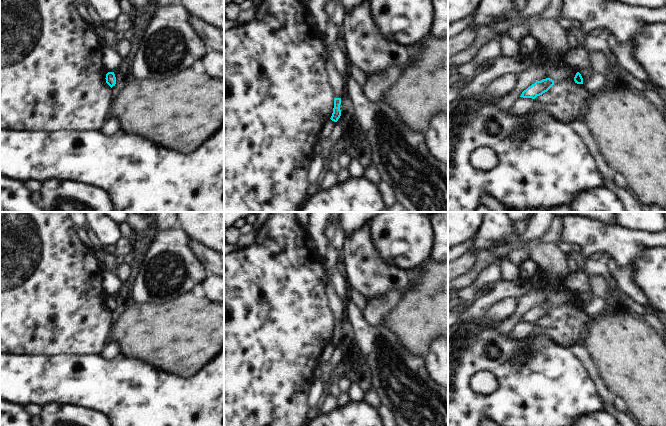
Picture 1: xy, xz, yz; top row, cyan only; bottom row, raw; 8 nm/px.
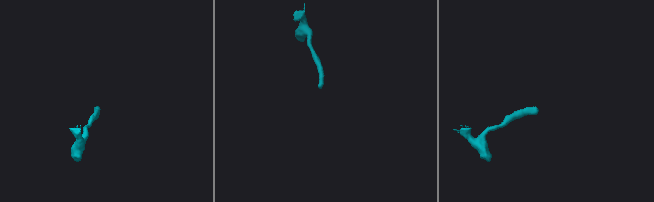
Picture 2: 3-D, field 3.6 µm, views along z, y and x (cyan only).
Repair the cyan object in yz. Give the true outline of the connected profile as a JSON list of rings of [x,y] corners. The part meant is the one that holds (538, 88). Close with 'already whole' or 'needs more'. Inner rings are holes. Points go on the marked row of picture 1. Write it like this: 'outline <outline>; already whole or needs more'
outline [[[550,78],[536,81],[534,84],[524,90],[520,97],[535,99],[537,96],[547,92],[554,85],[554,81]]]; already whole

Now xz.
outline [[[334,98],[333,113],[332,113],[332,116],[330,118],[334,122],[337,122],[341,116],[340,105],[341,105],[341,98]]]; already whole

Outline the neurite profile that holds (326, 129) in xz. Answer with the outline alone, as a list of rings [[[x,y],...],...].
[[[331,119],[327,120],[322,127],[320,128],[320,138],[326,138],[329,137],[329,135],[332,132],[332,128],[334,126],[334,121],[332,121]]]

